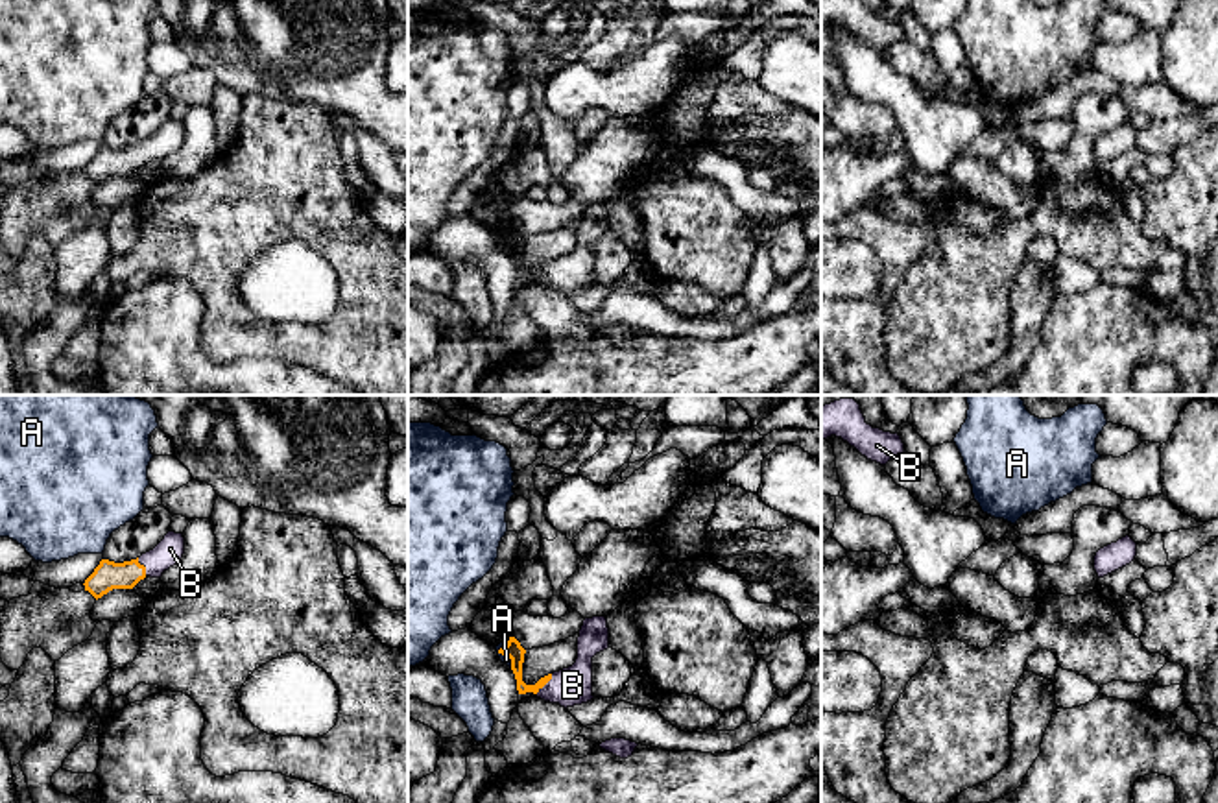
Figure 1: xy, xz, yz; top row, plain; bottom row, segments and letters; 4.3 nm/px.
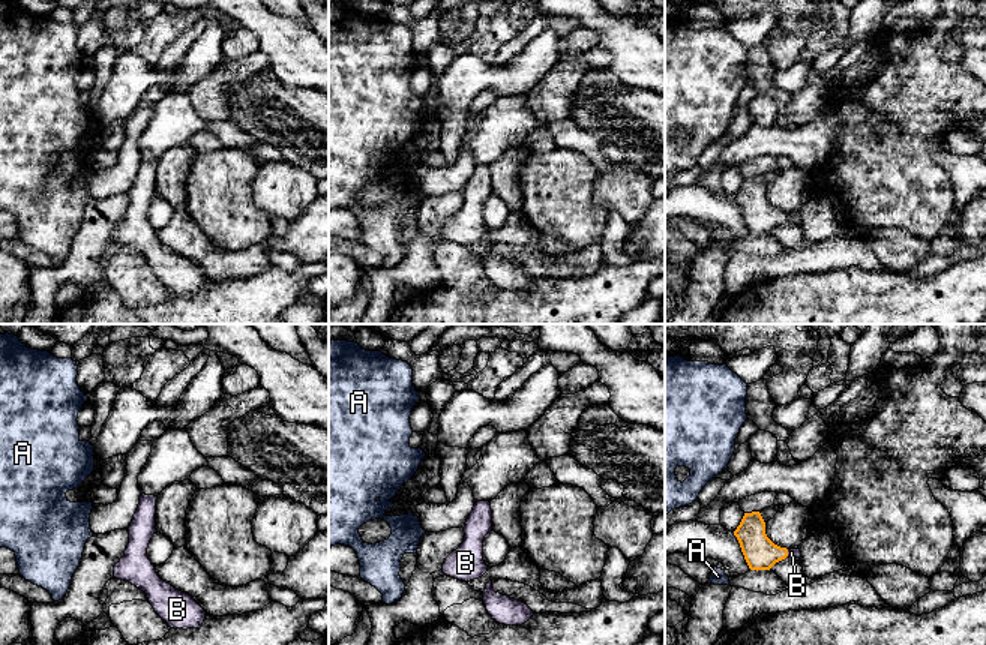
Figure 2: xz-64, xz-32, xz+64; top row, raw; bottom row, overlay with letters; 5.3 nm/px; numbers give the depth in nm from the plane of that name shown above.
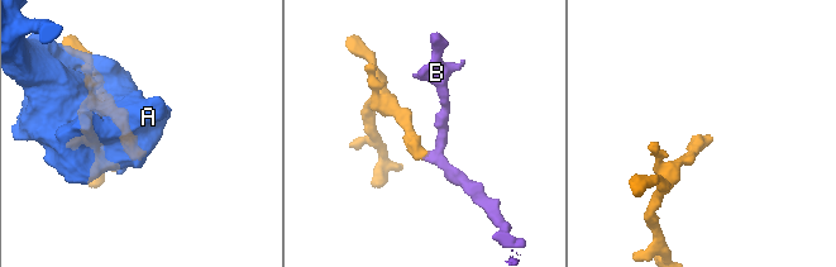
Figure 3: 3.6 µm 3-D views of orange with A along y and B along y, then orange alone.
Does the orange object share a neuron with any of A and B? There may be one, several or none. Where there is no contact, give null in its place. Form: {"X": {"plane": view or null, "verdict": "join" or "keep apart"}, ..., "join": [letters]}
{"A": {"plane": "xz", "verdict": "keep apart"}, "B": {"plane": "xz", "verdict": "join"}, "join": ["B"]}

